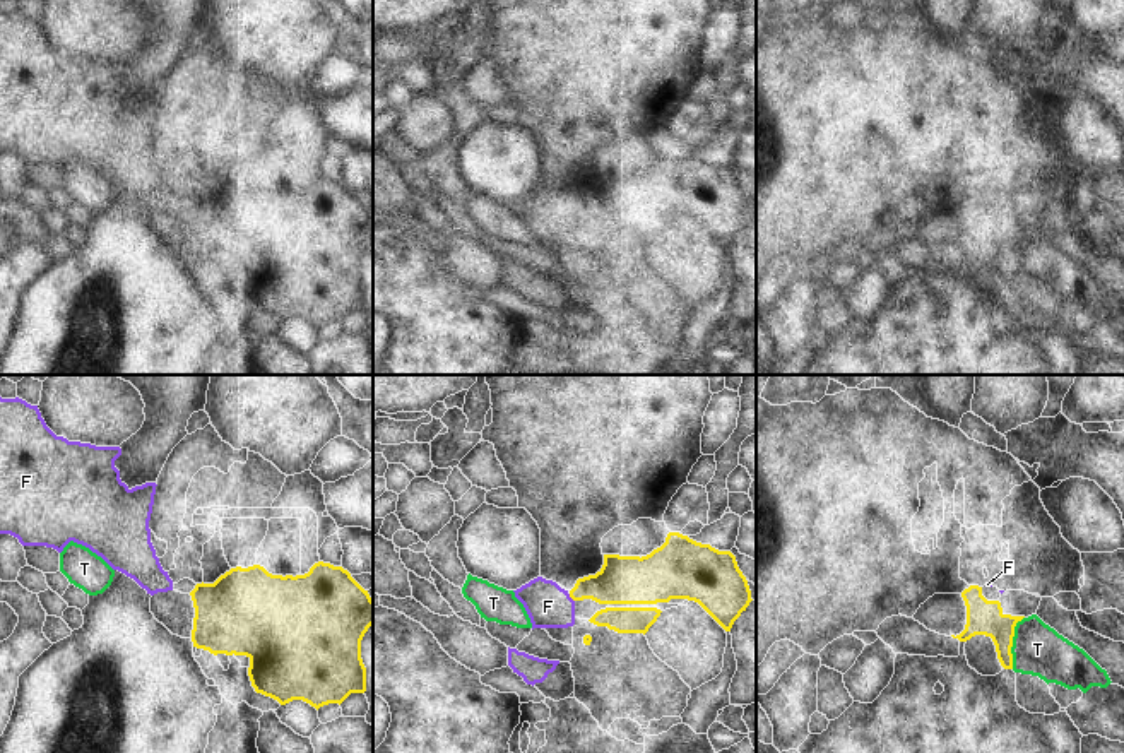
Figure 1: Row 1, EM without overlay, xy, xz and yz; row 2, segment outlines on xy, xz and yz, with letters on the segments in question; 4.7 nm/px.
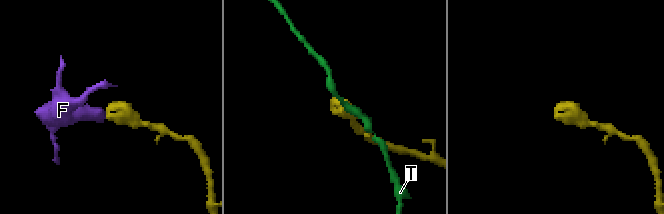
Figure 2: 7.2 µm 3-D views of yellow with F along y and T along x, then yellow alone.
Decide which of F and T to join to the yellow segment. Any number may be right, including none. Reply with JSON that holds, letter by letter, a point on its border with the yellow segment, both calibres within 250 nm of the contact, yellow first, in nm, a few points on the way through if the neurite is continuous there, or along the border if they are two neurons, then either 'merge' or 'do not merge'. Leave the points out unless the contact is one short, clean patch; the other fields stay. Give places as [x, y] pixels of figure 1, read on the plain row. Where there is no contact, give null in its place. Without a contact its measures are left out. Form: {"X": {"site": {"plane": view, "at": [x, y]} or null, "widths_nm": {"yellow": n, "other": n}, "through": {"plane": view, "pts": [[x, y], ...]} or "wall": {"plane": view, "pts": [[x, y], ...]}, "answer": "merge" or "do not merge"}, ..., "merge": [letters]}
{"F": {"site": {"plane": "xz", "at": [570, 213]}, "widths_nm": {"yellow": 220, "other": 200}, "through": {"plane": "xz", "pts": [[620, 197], [570, 213], [560, 223], [548, 223]]}, "answer": "merge"}, "T": {"site": {"plane": "yz", "at": [1011, 259]}, "widths_nm": {"yellow": 160, "other": 240}, "answer": "do not merge"}, "merge": ["F"]}

